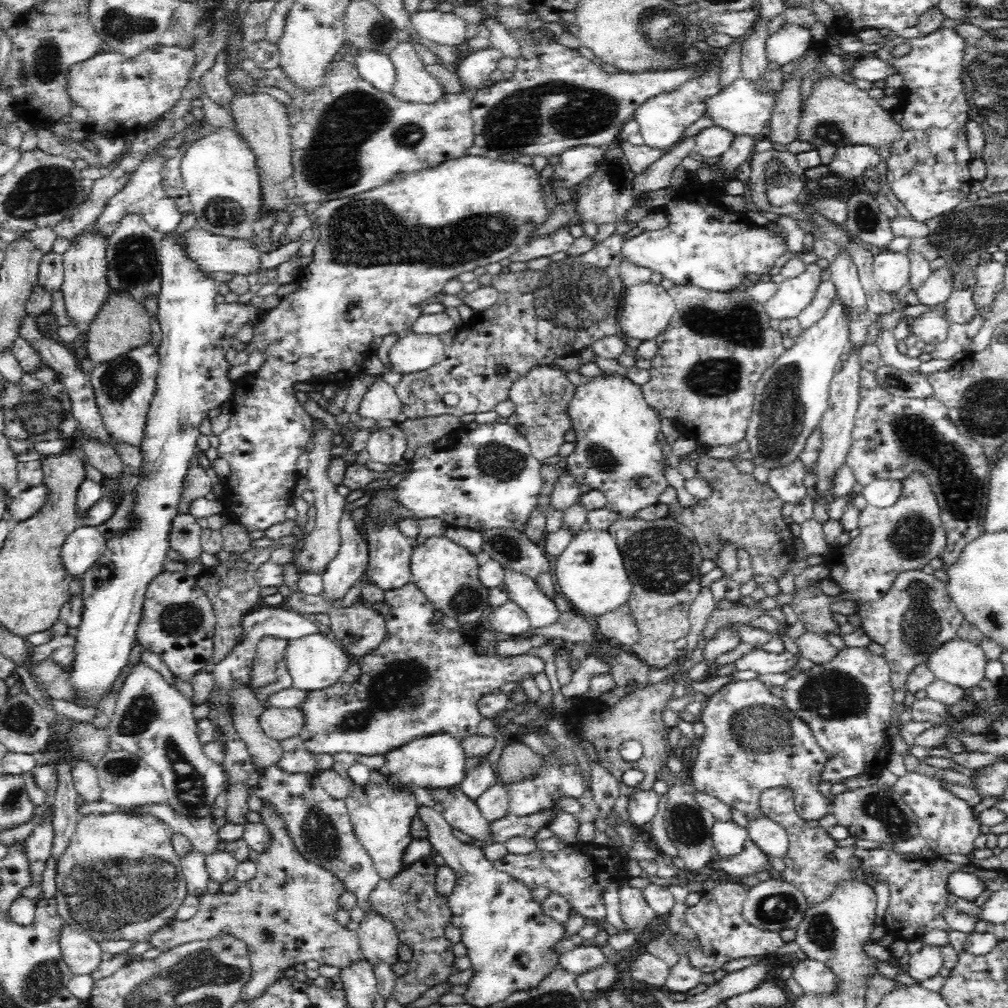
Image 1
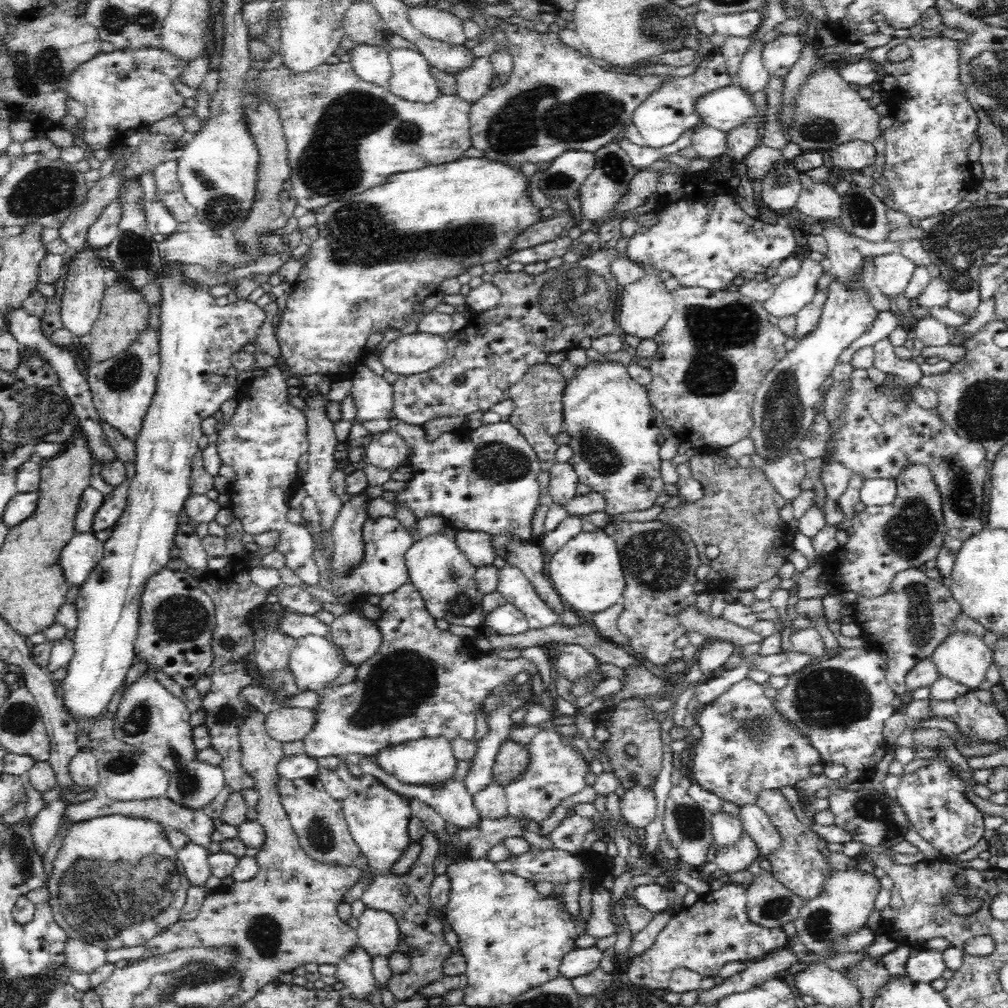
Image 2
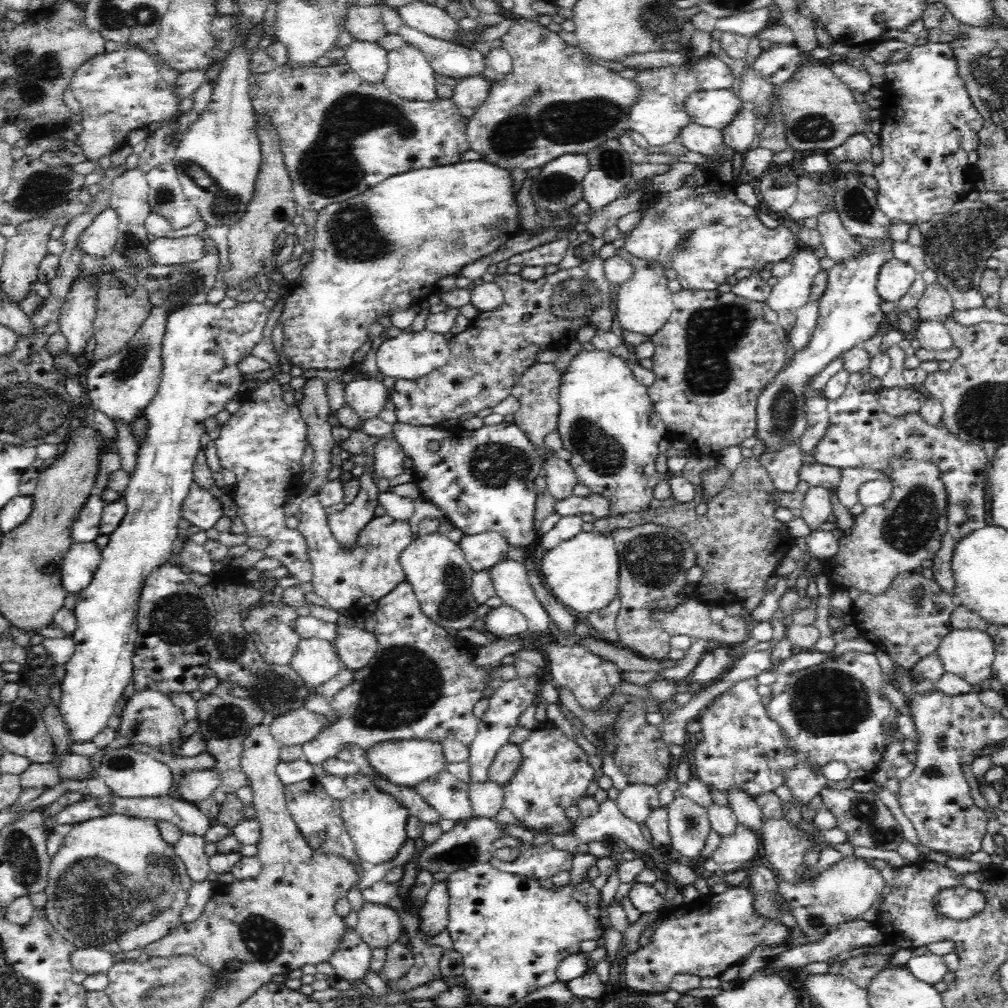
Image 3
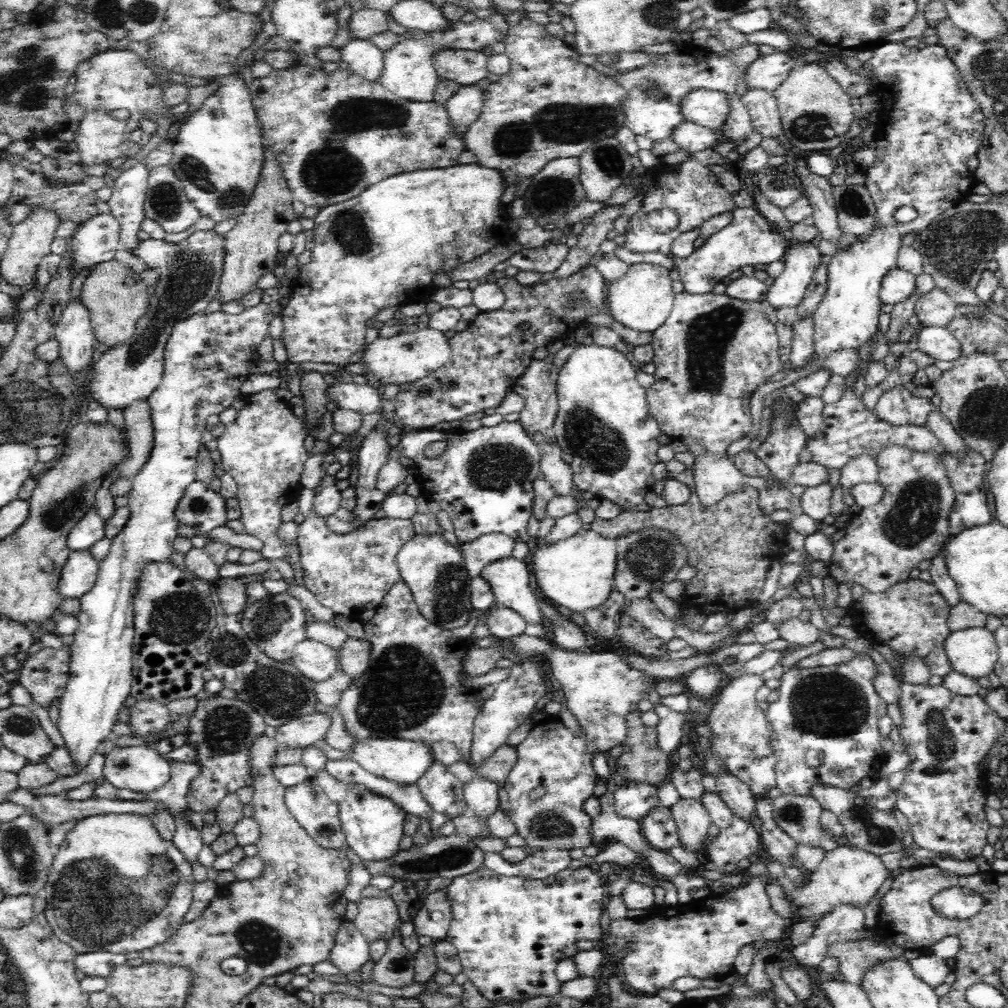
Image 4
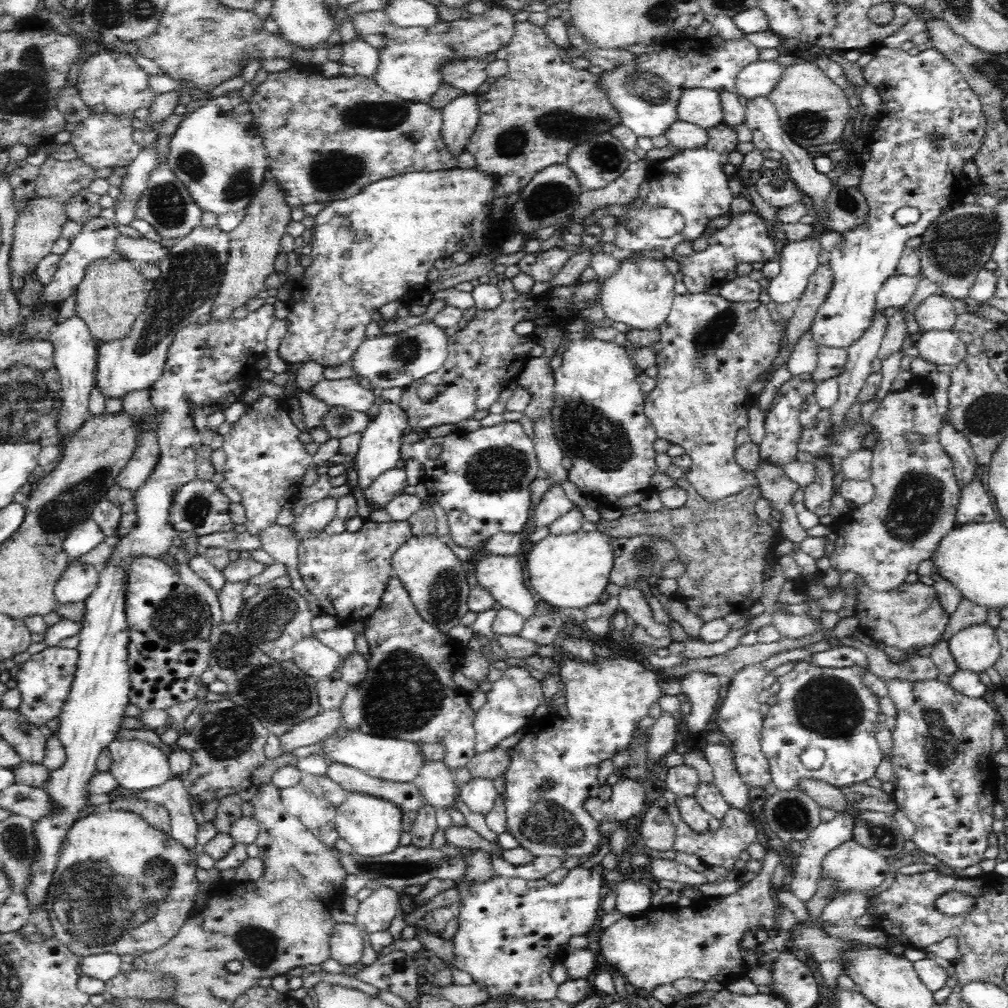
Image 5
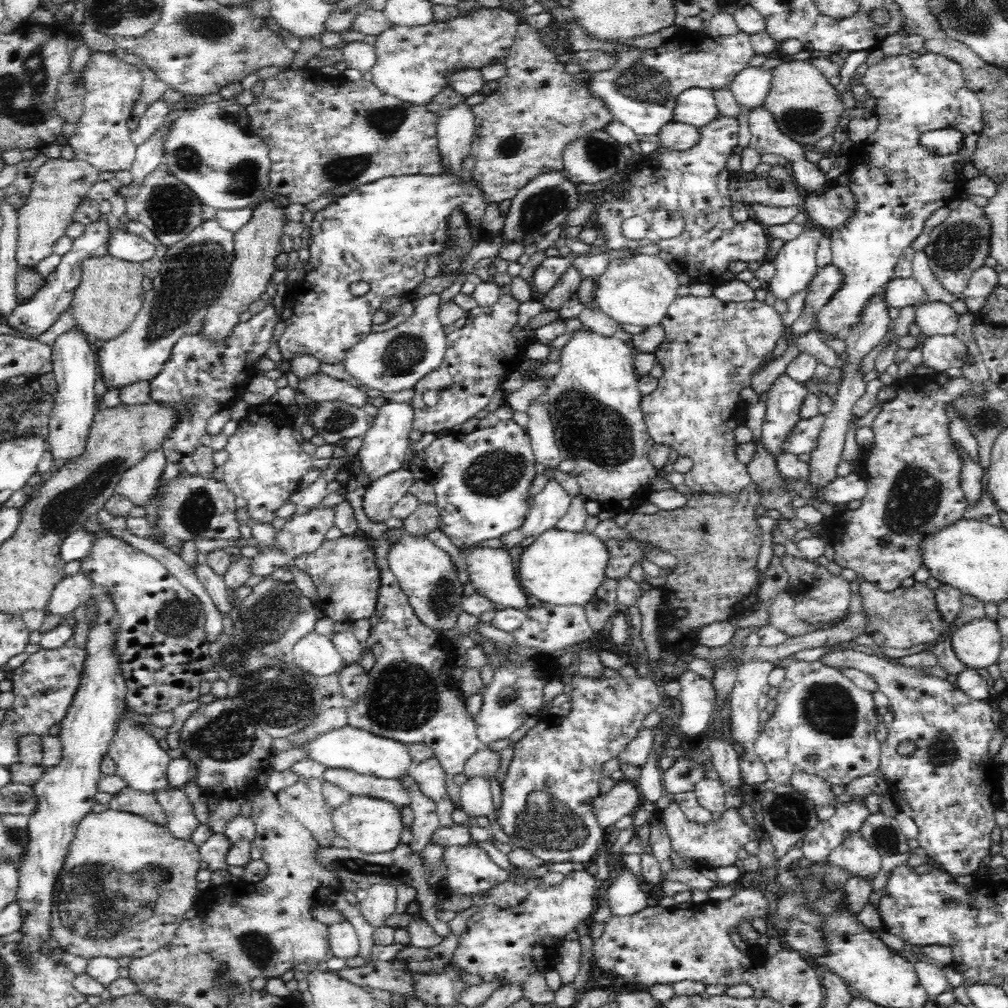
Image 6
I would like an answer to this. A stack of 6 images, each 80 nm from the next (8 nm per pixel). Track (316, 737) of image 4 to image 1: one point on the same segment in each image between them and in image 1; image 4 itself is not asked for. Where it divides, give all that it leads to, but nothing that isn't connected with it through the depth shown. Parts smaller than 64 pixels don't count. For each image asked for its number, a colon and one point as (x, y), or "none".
1: (278, 723)
2: (285, 724)
3: (296, 727)

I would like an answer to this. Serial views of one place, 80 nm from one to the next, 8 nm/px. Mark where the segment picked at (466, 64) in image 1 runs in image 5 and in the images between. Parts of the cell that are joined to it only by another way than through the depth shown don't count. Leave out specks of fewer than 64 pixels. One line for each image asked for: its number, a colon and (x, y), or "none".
2: (473, 82)
3: (470, 92)
4: (463, 108)
5: (460, 116)

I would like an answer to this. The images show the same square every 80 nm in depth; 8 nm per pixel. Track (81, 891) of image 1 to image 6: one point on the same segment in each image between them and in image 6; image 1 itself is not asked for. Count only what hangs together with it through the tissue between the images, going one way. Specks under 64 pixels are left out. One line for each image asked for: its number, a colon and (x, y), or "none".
2: (117, 880)
3: (115, 884)
4: (115, 885)
5: (122, 886)
6: (124, 889)

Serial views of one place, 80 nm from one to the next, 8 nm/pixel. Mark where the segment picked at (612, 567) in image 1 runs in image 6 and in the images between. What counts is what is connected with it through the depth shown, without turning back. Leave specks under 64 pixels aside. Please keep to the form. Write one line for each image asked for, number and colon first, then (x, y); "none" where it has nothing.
2: (587, 572)
3: (581, 573)
4: (578, 572)
5: (568, 570)
6: (563, 568)

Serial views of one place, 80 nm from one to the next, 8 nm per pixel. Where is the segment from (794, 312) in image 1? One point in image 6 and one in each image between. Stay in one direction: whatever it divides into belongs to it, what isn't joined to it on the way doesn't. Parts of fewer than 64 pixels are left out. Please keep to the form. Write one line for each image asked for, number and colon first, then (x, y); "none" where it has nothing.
2: (794, 292)
3: (792, 291)
4: (801, 259)
5: (798, 260)
6: (796, 263)

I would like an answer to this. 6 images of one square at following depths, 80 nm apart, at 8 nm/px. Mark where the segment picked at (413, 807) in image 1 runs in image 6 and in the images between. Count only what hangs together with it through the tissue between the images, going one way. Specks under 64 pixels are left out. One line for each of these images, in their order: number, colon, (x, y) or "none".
2: (378, 818)
3: (377, 824)
4: (373, 826)
5: (373, 826)
6: (370, 825)

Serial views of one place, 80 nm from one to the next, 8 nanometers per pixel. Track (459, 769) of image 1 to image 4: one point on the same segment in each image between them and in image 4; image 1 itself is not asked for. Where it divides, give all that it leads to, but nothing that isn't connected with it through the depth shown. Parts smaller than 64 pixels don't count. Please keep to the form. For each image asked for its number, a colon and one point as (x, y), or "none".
2: (428, 761)
3: (406, 762)
4: (399, 760)

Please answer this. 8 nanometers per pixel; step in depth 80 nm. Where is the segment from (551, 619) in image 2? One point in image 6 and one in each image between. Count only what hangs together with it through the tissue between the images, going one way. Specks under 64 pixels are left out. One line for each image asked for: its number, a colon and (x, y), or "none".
3: (509, 577)
4: (508, 578)
5: (502, 575)
6: (492, 571)

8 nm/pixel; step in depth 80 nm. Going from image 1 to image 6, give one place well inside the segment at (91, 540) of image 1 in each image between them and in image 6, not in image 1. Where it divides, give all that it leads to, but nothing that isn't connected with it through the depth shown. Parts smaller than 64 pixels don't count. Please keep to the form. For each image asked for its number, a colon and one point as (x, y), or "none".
2: (83, 552)
3: (81, 561)
4: (79, 574)
5: (78, 581)
6: (73, 590)

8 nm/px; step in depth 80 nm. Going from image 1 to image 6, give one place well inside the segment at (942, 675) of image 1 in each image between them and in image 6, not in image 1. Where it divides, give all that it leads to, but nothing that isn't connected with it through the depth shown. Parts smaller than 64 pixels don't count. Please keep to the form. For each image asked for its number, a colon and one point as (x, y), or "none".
2: (964, 658)
3: (969, 654)
4: (973, 652)
5: (975, 648)
6: (977, 643)

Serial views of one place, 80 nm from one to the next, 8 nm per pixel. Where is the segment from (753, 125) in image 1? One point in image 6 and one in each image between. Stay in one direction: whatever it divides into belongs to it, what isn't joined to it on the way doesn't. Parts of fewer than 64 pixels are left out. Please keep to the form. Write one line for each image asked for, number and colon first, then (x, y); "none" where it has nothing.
2: (730, 107)
3: (715, 109)
4: (709, 108)
5: (701, 107)
6: (696, 107)

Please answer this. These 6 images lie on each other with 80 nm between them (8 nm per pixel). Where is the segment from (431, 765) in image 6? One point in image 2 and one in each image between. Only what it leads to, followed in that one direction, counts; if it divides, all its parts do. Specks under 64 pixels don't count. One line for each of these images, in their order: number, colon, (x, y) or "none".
2: (451, 800)
3: (449, 796)
4: (444, 793)
5: (435, 781)

